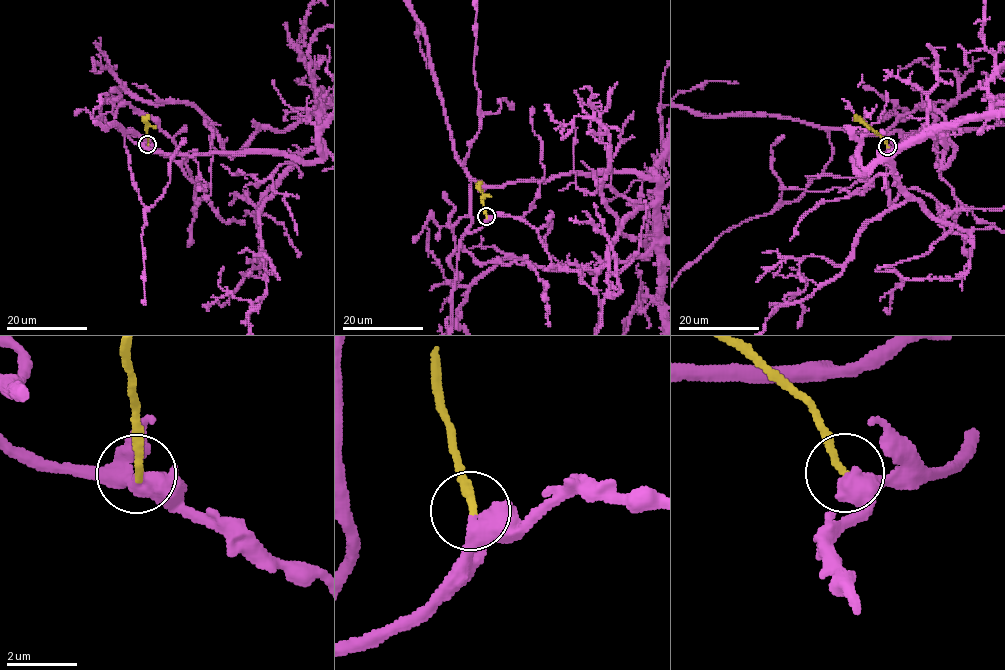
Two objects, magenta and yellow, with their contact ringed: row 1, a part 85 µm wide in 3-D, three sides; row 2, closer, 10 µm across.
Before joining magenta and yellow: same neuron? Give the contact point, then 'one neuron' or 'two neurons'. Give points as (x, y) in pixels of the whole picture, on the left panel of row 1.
(147, 144) | one neuron

